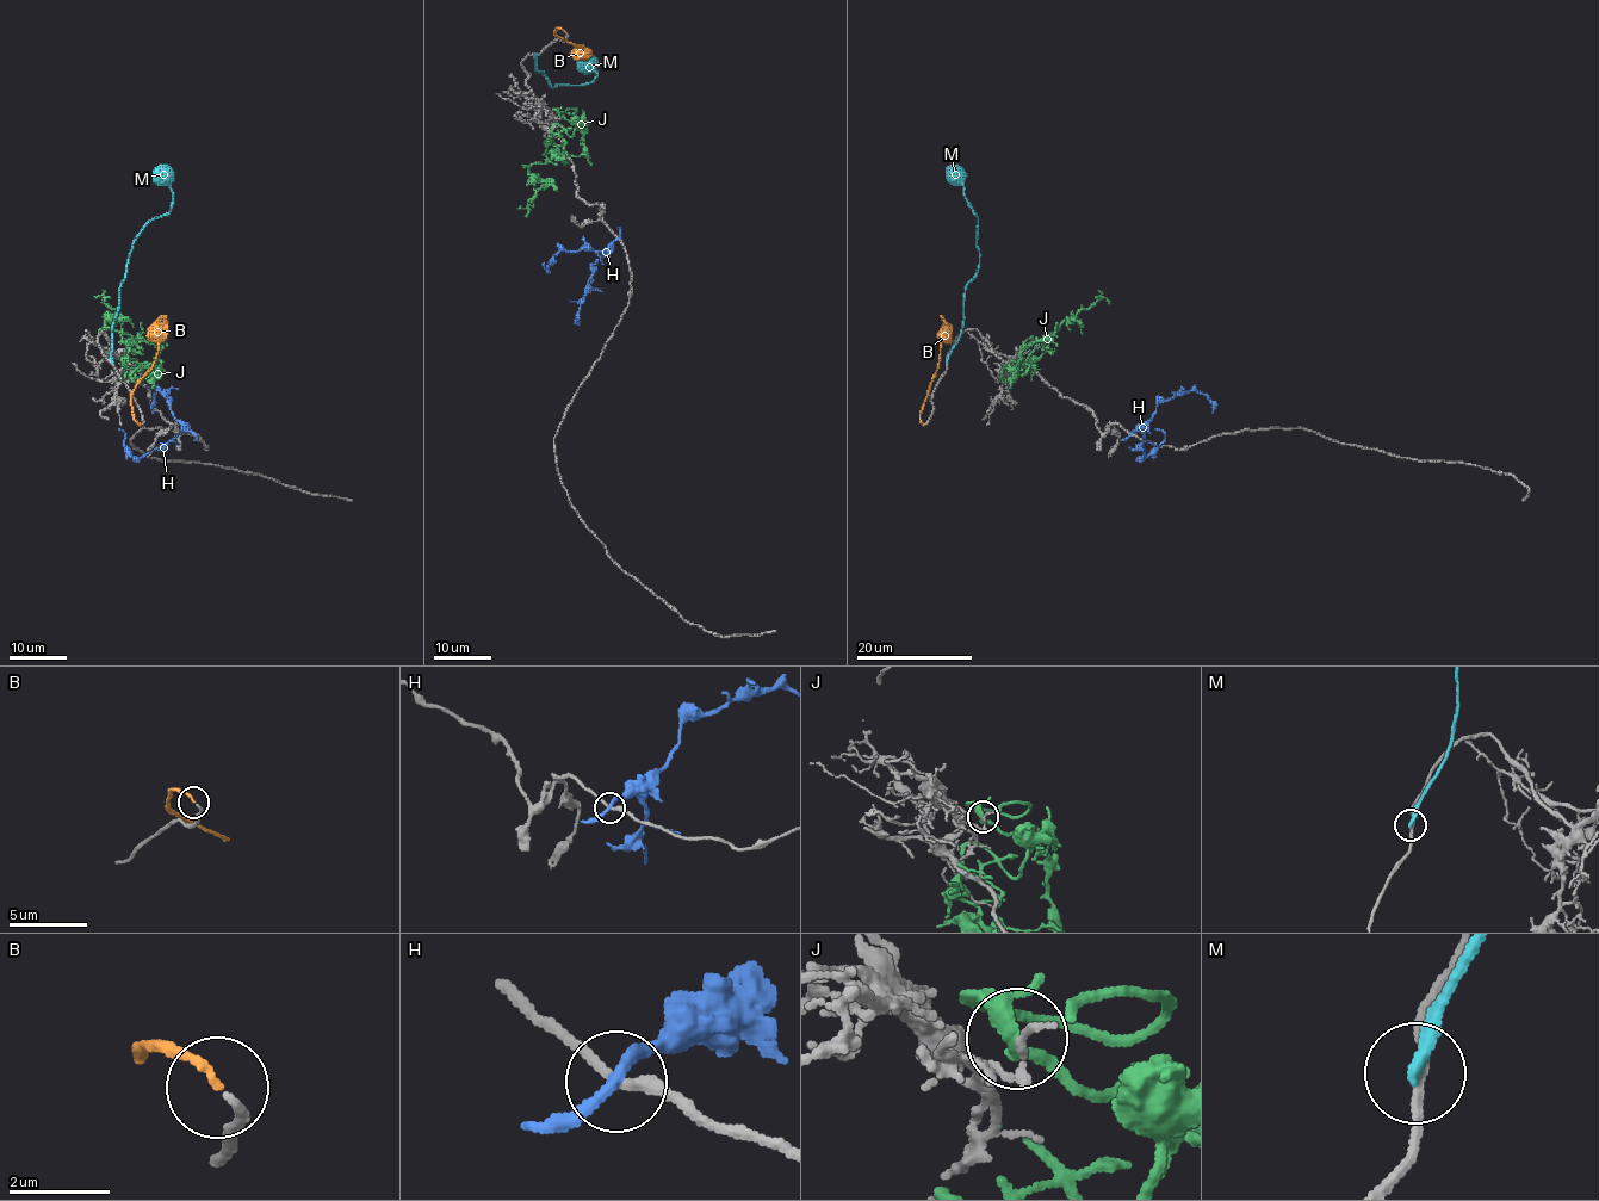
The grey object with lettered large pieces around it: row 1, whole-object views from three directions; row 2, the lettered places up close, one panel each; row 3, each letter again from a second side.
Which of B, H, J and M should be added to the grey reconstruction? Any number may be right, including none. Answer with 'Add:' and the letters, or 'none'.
Add: B

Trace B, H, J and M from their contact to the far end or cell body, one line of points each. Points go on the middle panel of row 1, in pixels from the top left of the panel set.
B: (564, 31), (557, 28), (556, 35), (584, 51), (590, 49)
H: (619, 237), (593, 266), (576, 320)
J: (559, 115), (580, 121), (570, 136), (551, 132), (556, 150), (530, 168), (544, 185), (528, 203), (526, 217)
M: (535, 54), (535, 68), (544, 72), (552, 87), (592, 82), (596, 72), (581, 57)

